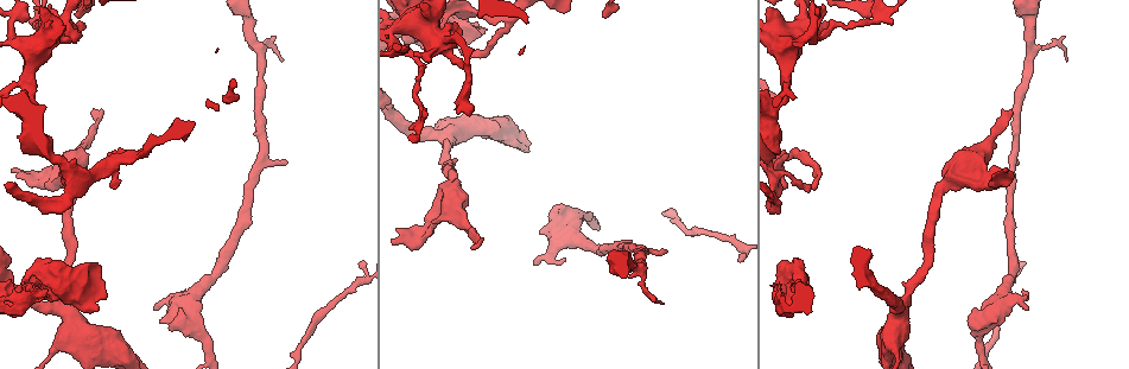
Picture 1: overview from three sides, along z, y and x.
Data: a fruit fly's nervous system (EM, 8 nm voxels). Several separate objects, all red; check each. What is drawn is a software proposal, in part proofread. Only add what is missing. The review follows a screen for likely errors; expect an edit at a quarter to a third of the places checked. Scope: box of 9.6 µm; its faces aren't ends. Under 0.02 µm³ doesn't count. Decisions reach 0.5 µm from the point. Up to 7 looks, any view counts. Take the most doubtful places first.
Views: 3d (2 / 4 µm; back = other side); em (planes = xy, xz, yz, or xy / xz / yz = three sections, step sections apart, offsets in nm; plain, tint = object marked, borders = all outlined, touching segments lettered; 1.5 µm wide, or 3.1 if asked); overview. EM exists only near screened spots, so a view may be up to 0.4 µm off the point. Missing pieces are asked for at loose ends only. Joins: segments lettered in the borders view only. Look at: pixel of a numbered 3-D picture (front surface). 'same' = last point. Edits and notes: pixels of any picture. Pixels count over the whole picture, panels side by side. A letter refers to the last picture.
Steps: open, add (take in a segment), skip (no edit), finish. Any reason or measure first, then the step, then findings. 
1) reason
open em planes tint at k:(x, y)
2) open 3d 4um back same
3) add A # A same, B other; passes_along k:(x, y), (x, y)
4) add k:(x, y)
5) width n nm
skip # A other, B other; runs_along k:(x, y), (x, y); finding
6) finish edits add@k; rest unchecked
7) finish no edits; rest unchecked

tapers out
open em planes borders at 1:(1011, 114)

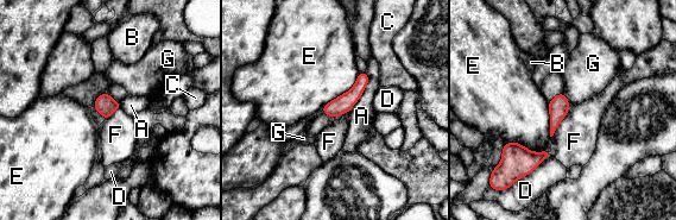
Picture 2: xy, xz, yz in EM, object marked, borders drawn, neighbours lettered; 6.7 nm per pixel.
longest_contact E 380 nm
add G # A other, B other, C other, D other, E other, F other, G same; the cell continues

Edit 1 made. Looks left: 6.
redraw
open overview

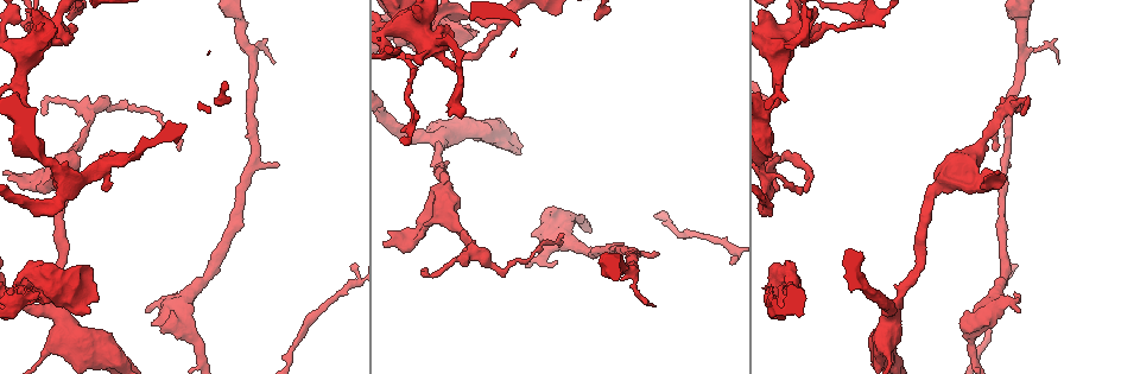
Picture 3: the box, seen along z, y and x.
free end
open em planes borders at 3:(47, 264)

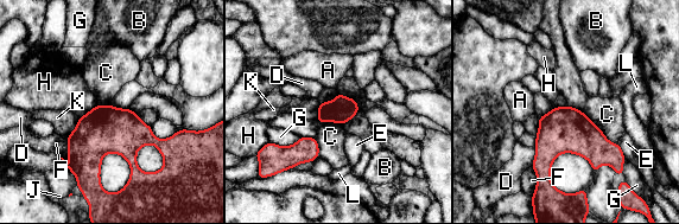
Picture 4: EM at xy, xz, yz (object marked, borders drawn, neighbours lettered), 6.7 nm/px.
skip # A other, B other, C other, D other, E other, F other, G other, H other, J other, K other, L other; border 4:(568, 106), (579, 109), (616, 144); none of them fits

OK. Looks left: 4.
open 3d 4um at 3:(277, 163)

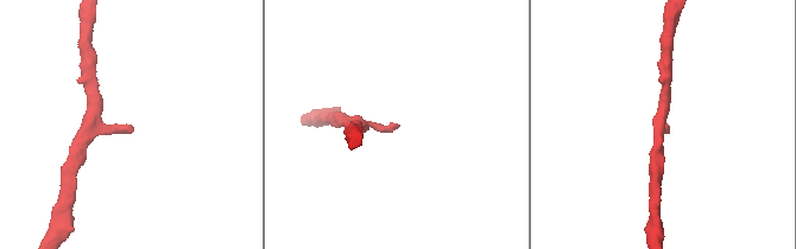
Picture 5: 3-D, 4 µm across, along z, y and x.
need the tissue
open em planes borders at 5:(133, 127)

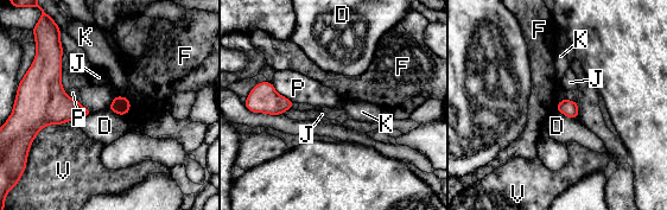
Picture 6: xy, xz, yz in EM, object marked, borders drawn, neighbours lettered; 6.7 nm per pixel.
skip # D other, F other, J other, K other, P other, V other; border 6:(122, 96), (129, 100); no lettered segment goes on from it

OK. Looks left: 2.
finish edits add@2; rest unchecked

